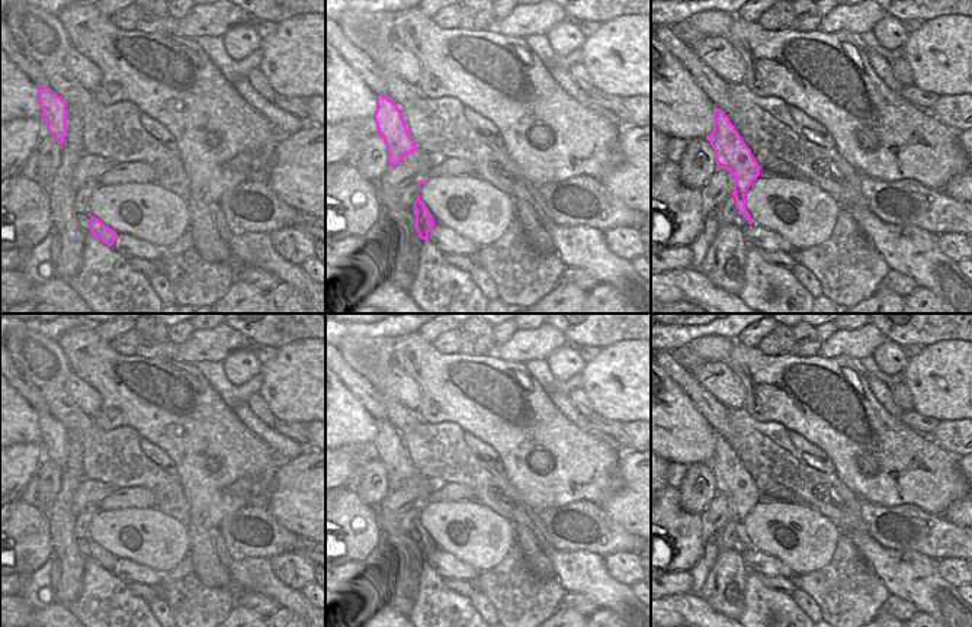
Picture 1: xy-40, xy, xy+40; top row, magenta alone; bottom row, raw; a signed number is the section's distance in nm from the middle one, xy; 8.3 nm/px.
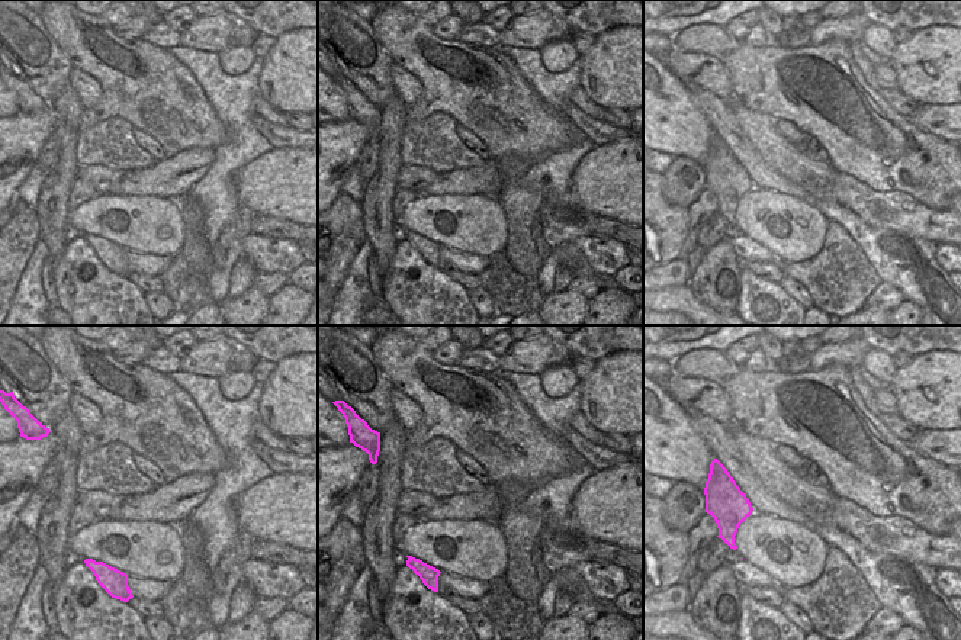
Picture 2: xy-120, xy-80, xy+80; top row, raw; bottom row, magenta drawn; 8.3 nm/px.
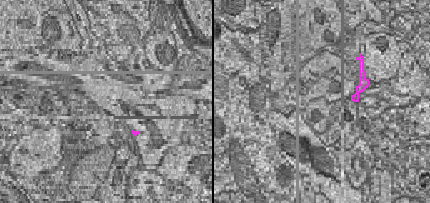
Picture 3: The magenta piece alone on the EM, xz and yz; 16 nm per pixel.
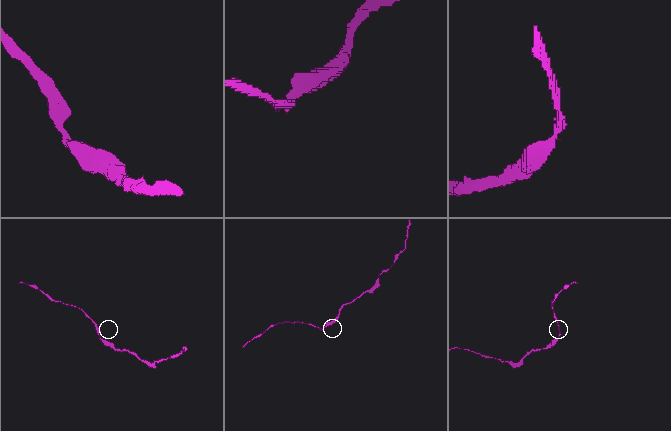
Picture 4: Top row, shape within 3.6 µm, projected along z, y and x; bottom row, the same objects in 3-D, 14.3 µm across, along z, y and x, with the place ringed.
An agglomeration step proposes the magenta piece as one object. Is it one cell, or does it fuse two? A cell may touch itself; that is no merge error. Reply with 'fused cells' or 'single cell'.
single cell

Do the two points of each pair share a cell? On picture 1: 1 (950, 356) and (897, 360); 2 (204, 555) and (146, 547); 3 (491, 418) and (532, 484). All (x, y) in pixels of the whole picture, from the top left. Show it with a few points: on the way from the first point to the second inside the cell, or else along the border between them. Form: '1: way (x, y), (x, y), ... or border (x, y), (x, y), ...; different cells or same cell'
1: border (908, 360), (901, 373); different cells
2: border (185, 526), (189, 553); different cells
3: way (507, 434), (513, 440), (513, 457), (522, 468); same cell

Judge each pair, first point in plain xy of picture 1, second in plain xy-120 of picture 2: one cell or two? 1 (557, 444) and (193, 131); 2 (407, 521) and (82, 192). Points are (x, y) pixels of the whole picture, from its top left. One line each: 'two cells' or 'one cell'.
1: one cell
2: one cell

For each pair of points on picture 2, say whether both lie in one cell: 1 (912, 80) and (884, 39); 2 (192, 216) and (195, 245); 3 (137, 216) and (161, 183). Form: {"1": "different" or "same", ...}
{"1": "different", "2": "same", "3": "different"}

